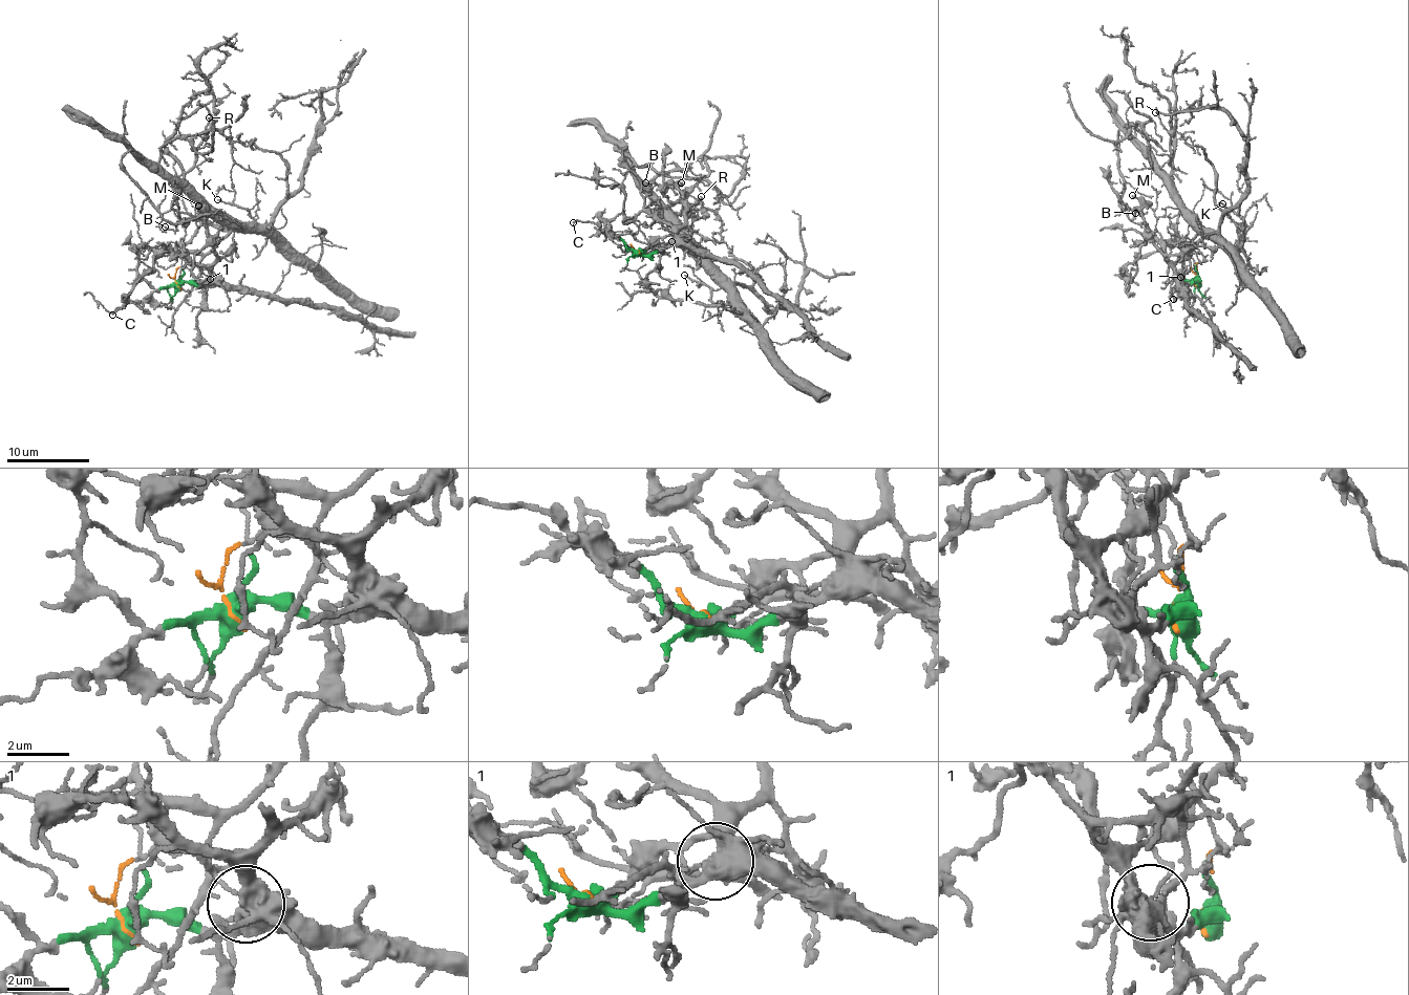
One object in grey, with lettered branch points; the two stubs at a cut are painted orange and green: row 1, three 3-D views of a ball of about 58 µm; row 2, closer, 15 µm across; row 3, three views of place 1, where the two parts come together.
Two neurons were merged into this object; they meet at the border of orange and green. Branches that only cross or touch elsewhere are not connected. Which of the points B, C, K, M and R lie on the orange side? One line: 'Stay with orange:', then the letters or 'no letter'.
Stay with orange: K, R

